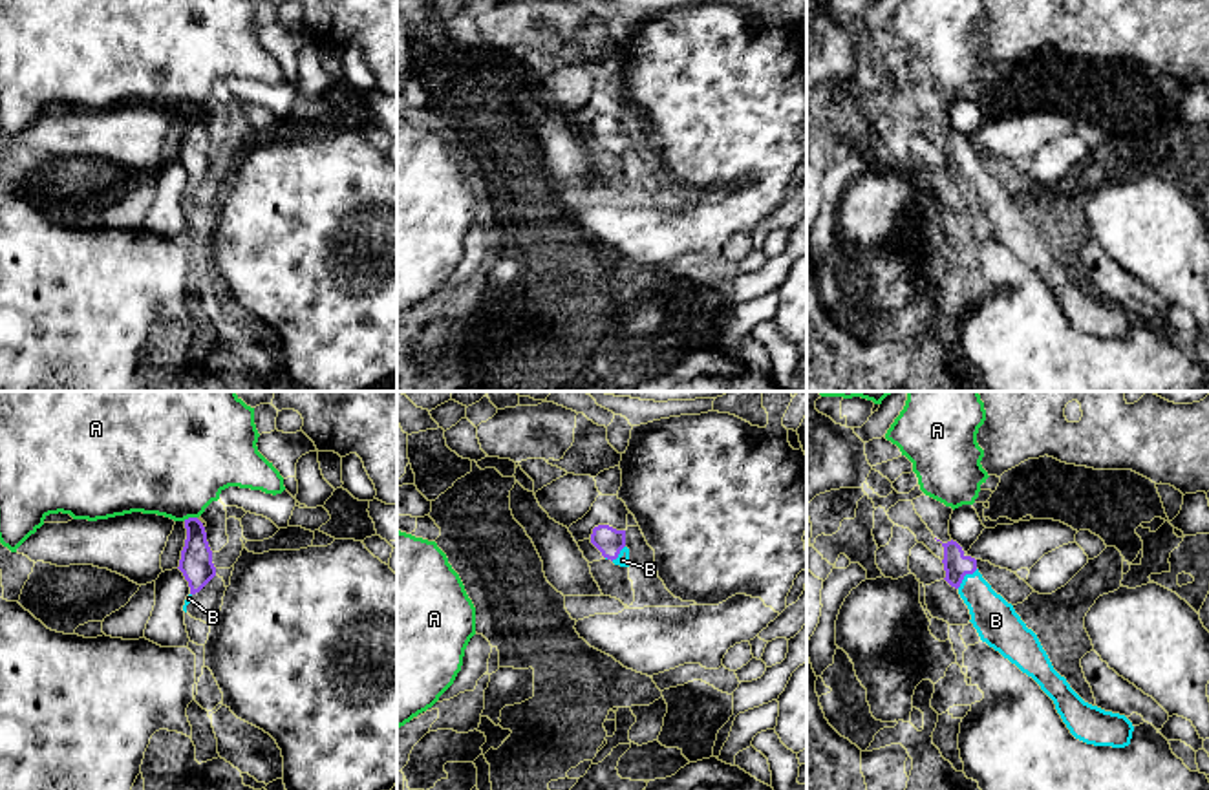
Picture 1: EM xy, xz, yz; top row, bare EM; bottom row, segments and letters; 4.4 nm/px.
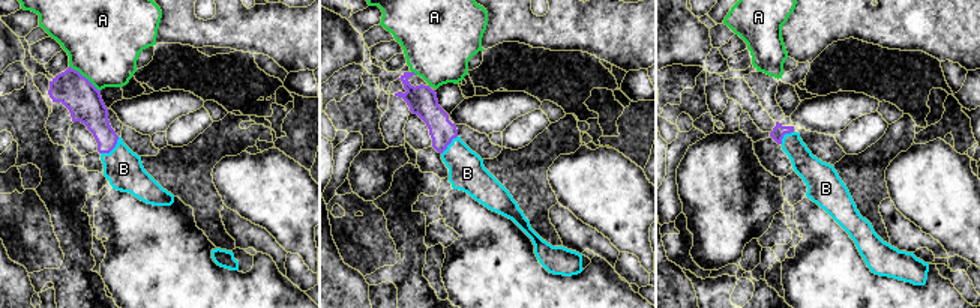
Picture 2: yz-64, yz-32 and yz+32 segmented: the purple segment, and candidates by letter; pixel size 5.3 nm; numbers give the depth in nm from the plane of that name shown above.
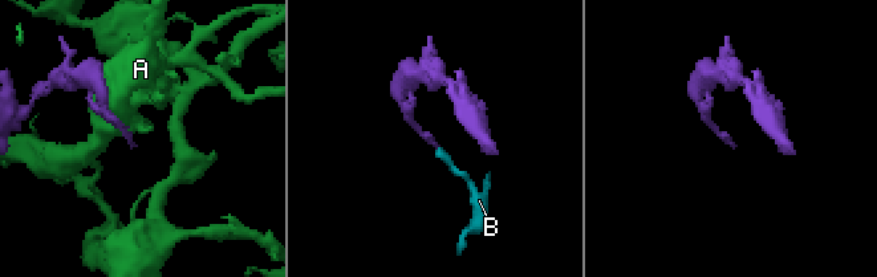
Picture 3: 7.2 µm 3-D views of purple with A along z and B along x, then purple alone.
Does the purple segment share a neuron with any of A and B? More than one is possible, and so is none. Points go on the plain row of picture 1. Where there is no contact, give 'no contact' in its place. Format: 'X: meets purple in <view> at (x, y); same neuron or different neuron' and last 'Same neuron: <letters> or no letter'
A: meets purple in xy at (189, 108); different neuron
B: meets purple in yz at (964, 165); same neuron
Same neuron: B

